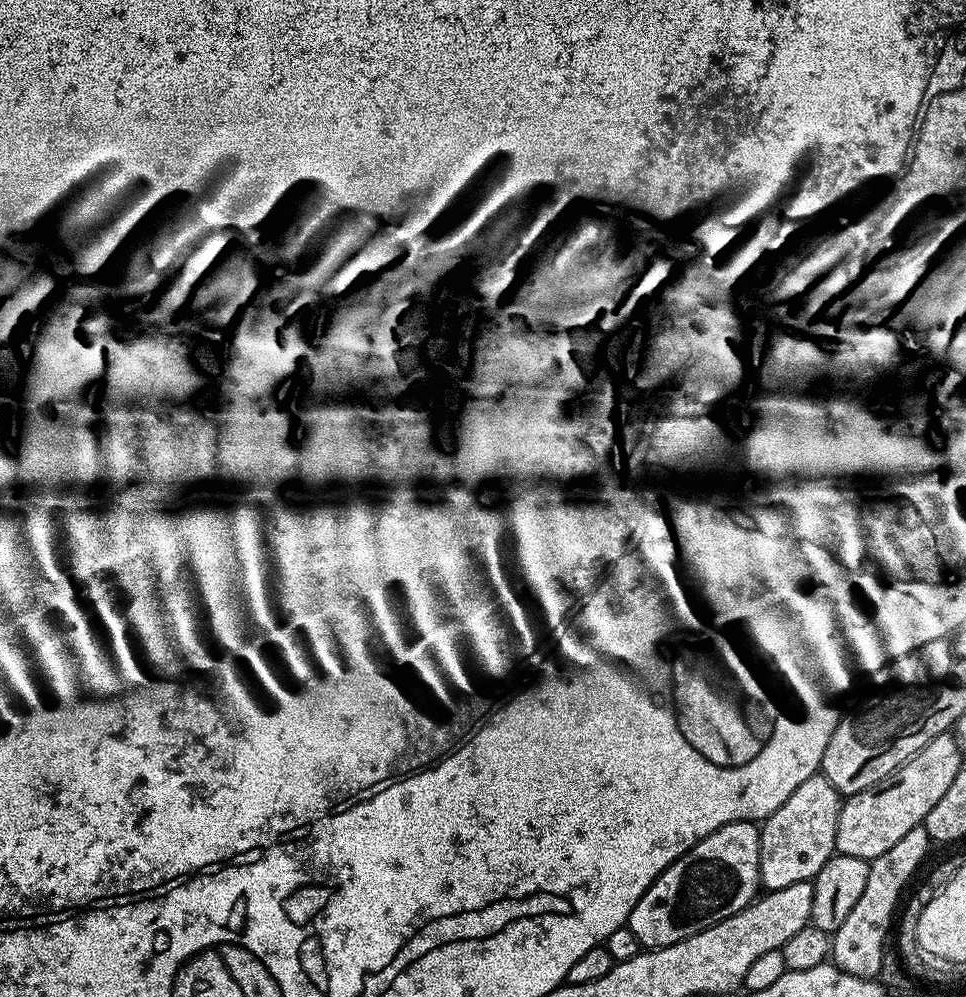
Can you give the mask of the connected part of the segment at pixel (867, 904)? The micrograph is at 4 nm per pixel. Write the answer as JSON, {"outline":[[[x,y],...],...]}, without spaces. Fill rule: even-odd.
{"outline":[[[921,826],[909,830],[903,838],[898,838],[898,842],[894,842],[894,846],[890,846],[890,850],[886,850],[886,854],[870,861],[866,886],[858,897],[858,903],[855,904],[854,910],[850,910],[850,914],[846,914],[846,922],[842,922],[842,926],[838,926],[838,930],[830,936],[832,942],[830,960],[837,968],[846,970],[846,974],[854,974],[867,980],[881,975],[879,972],[884,968],[884,943],[890,940],[894,917],[905,895],[904,887],[907,886],[908,879],[915,874],[916,867],[923,862],[928,847],[930,847],[928,831]]]}

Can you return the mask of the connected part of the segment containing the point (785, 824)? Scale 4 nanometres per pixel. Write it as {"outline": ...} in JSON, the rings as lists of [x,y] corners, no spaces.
{"outline":[[[822,774],[806,778],[774,814],[759,825],[760,882],[767,891],[794,886],[794,882],[813,881],[836,852],[836,831],[842,797]]]}

